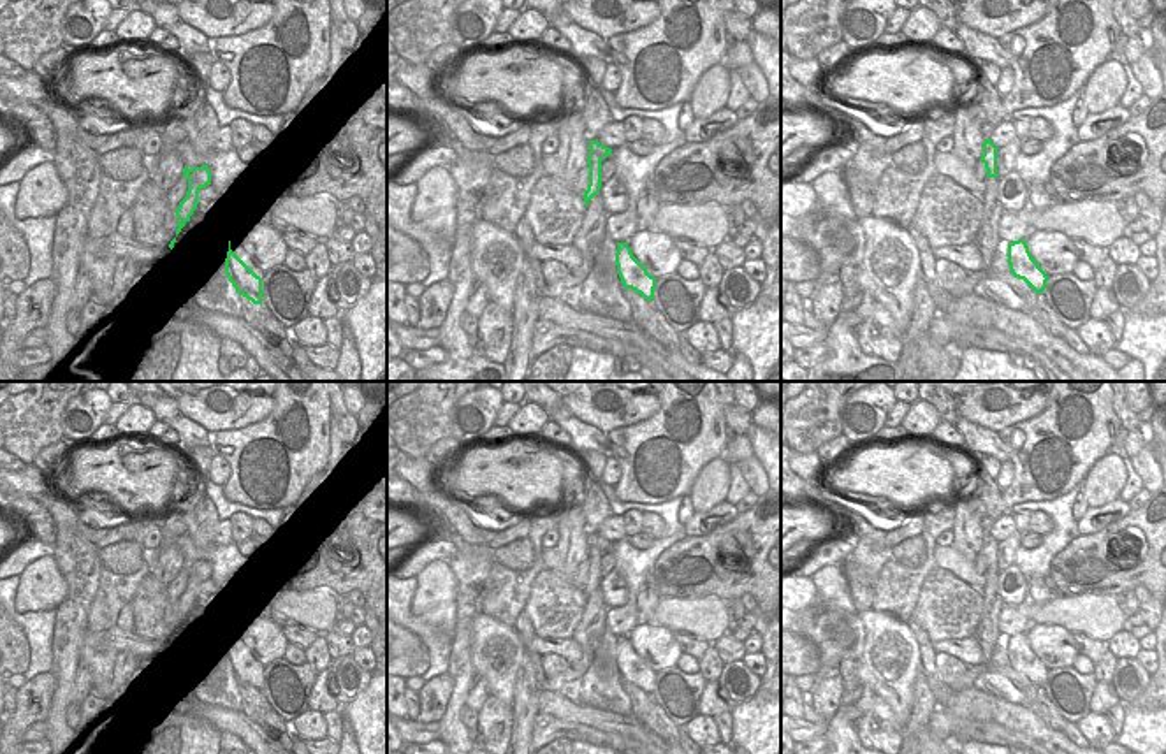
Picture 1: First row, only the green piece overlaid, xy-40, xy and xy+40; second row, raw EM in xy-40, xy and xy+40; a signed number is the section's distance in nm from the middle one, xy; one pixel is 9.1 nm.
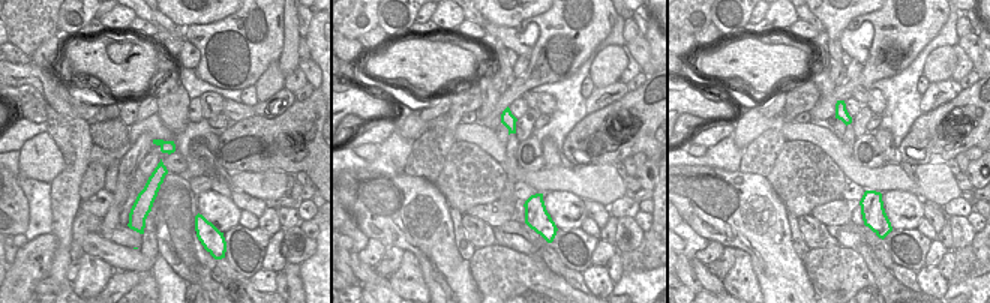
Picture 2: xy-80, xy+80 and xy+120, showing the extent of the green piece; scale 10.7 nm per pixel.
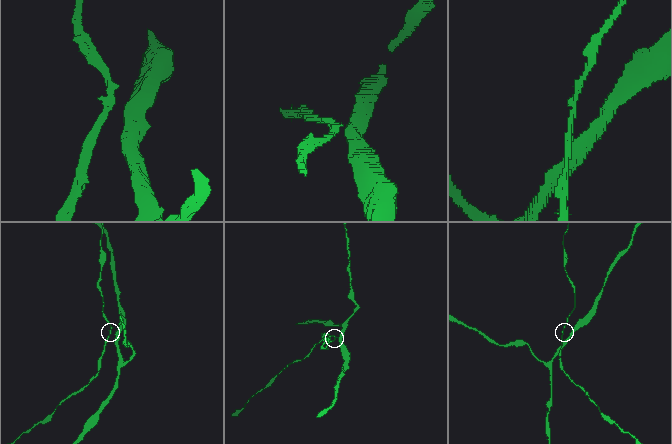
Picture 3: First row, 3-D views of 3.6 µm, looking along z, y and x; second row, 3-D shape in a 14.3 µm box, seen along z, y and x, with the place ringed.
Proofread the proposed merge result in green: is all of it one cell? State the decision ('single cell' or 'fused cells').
fused cells

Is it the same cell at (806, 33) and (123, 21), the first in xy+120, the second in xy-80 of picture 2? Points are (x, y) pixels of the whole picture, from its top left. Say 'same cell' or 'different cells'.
different cells

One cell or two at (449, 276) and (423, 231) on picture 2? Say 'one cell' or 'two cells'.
one cell

